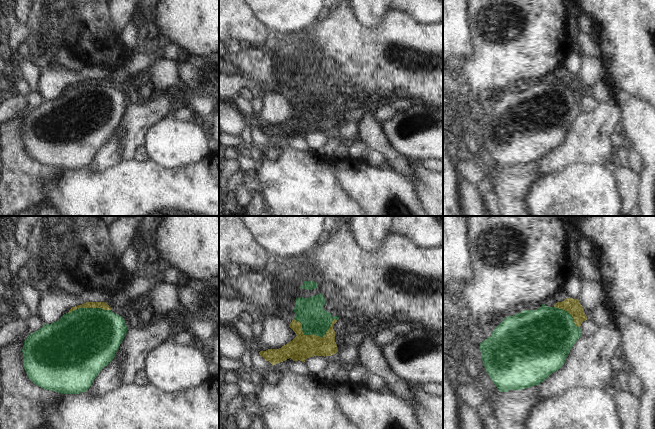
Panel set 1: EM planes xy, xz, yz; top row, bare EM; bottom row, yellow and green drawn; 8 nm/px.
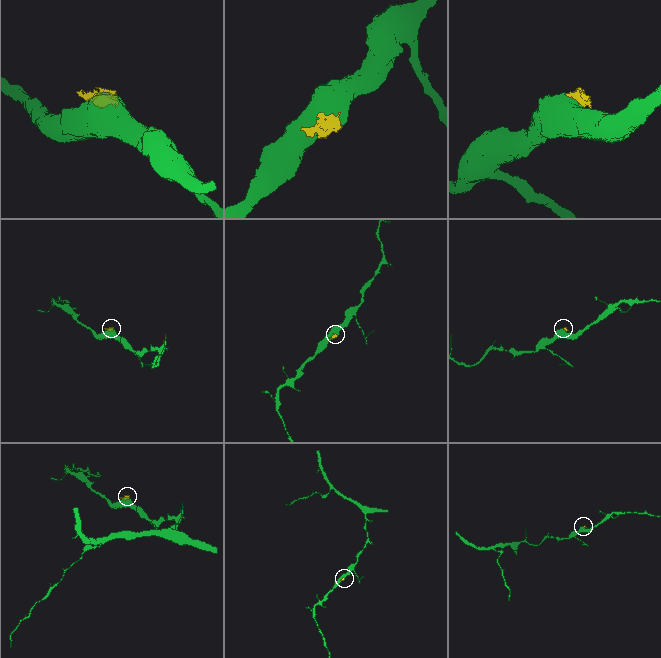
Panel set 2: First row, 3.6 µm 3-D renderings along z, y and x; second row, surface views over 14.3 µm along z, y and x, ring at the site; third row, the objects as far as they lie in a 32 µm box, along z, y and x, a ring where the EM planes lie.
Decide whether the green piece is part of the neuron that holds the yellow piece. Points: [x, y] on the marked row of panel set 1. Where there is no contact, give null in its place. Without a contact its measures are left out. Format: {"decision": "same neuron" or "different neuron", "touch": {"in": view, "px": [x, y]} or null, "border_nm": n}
{"decision": "same neuron", "touch": {"in": "xz", "px": [315, 334]}, "border_nm": 340}

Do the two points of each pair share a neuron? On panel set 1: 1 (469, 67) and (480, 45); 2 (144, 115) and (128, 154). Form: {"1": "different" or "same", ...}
{"1": "same", "2": "same"}

